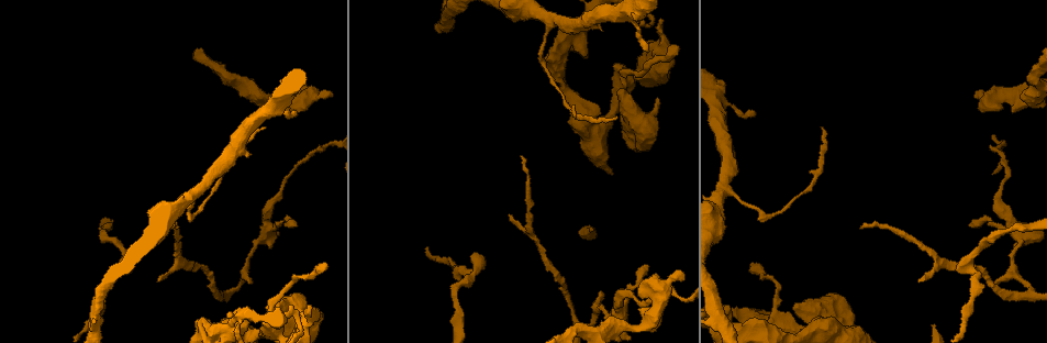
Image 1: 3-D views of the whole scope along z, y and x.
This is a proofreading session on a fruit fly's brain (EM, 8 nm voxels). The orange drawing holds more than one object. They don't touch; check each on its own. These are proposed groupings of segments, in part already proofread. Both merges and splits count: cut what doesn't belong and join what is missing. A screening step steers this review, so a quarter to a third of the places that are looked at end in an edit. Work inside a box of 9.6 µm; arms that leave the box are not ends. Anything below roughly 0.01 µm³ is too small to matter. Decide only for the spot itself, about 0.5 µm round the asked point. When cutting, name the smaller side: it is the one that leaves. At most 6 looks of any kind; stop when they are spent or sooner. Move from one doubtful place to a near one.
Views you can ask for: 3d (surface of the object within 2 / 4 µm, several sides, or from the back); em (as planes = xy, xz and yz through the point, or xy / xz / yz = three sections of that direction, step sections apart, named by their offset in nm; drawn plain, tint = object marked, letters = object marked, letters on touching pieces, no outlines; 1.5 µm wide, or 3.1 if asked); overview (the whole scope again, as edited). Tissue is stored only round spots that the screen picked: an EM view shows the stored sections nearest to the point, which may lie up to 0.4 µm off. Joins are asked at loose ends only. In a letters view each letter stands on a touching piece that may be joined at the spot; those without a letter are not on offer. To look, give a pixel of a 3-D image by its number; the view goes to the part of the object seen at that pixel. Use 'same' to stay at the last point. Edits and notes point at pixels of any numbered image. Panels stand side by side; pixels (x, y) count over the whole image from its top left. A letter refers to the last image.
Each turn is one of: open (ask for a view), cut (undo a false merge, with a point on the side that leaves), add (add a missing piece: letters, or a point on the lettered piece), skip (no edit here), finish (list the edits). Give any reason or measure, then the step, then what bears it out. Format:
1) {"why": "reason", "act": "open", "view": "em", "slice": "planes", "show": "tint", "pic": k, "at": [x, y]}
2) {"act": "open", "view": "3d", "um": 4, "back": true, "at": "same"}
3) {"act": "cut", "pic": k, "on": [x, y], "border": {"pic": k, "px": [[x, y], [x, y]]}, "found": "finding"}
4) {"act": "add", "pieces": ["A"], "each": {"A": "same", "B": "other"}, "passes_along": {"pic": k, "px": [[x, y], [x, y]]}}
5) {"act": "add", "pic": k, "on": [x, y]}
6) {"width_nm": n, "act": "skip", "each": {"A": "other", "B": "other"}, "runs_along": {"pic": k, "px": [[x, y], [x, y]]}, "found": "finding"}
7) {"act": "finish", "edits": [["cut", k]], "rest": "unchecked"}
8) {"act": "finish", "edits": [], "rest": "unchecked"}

{"act": "open", "view": "em", "slice": "planes", "show": "letters", "pic": 1, "at": [173, 227]}

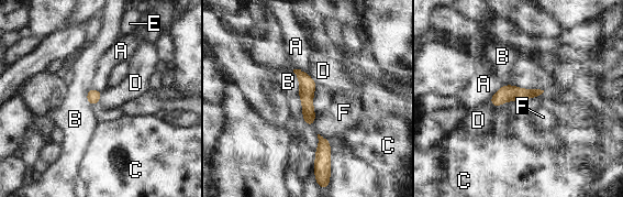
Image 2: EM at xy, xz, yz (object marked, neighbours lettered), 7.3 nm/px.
{"width_nm": 100, "act": "skip", "each": {"A": "other", "B": "other", "C": "other", "D": "other", "E": "other", "F": "other"}, "runs_along": {"pic": 2, "px": [[298, 72], [307, 83], [310, 121]]}, "found": "no lettered piece goes on from it"}

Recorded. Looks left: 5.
{"why": "branch stops here", "act": "open", "view": "3d", "um": 4, "pic": 1, "at": [970, 226]}

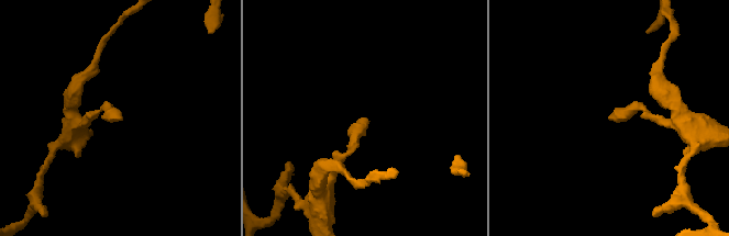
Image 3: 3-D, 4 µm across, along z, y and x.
{"act": "open", "view": "em", "slice": "planes", "show": "letters", "pic": 3, "at": [611, 118]}

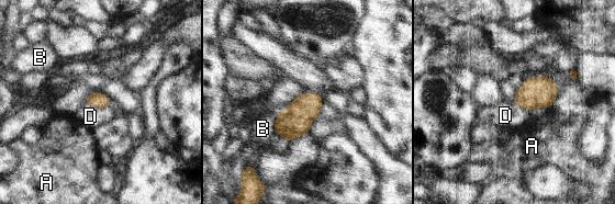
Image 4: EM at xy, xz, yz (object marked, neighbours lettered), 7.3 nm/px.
{"width_nm": 110, "act": "skip", "each": {"A": "other", "B": "other", "D": "other"}, "found": "no lettered piece goes on from it"}

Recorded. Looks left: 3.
{"why": "tapers out", "act": "open", "view": "em", "slice": "planes", "show": "letters", "pic": 1, "at": [248, 284]}

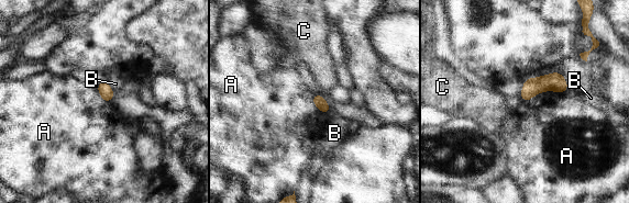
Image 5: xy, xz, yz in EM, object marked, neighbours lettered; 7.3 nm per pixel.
{"act": "skip", "each": {"A": "other", "B": "other", "C": "other"}, "border": {"pic": 5, "px": [[563, 91], [542, 90], [523, 102]]}, "found": "none of them fits"}

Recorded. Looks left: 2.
{"act": "finish", "edits": [], "rest": "unchecked"}

